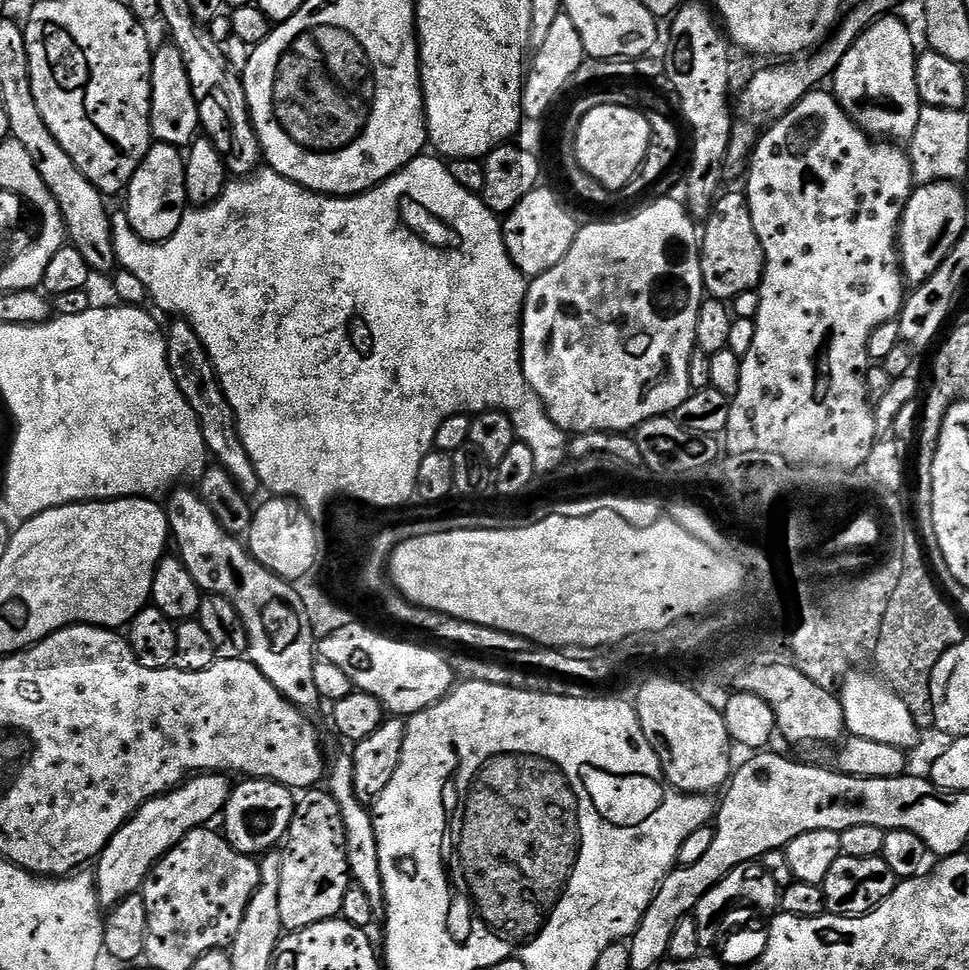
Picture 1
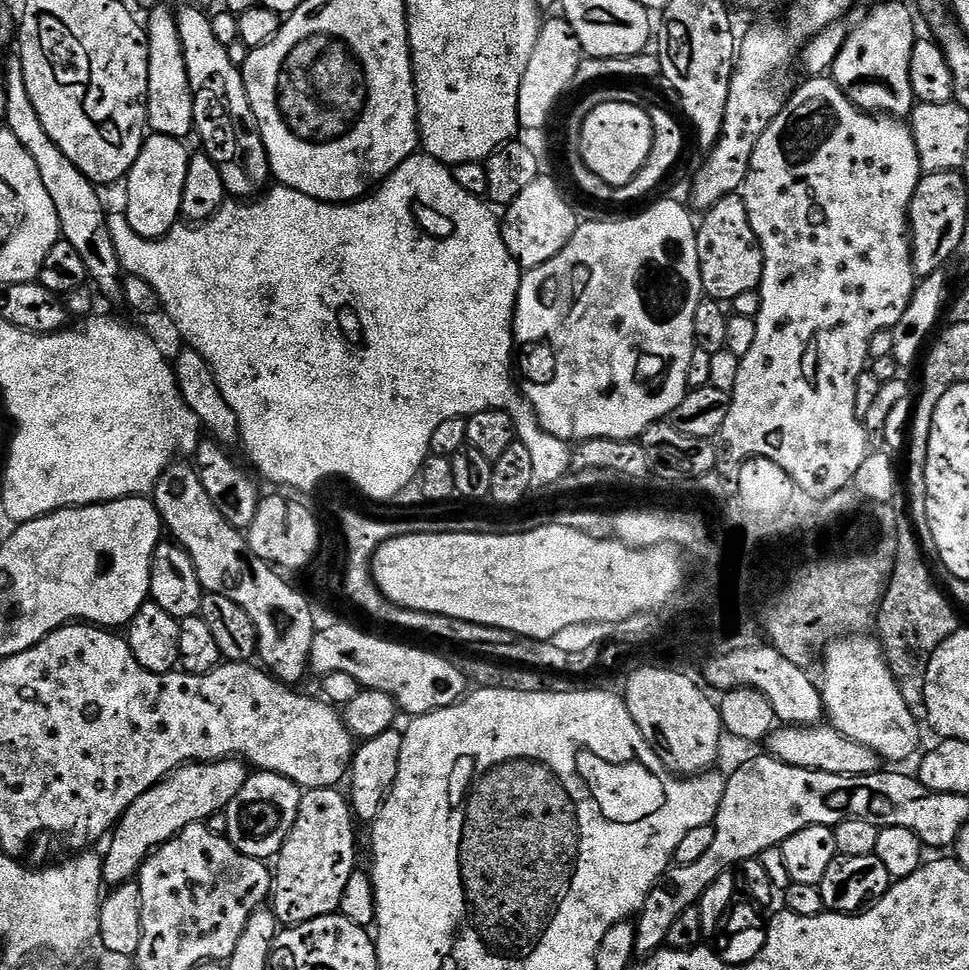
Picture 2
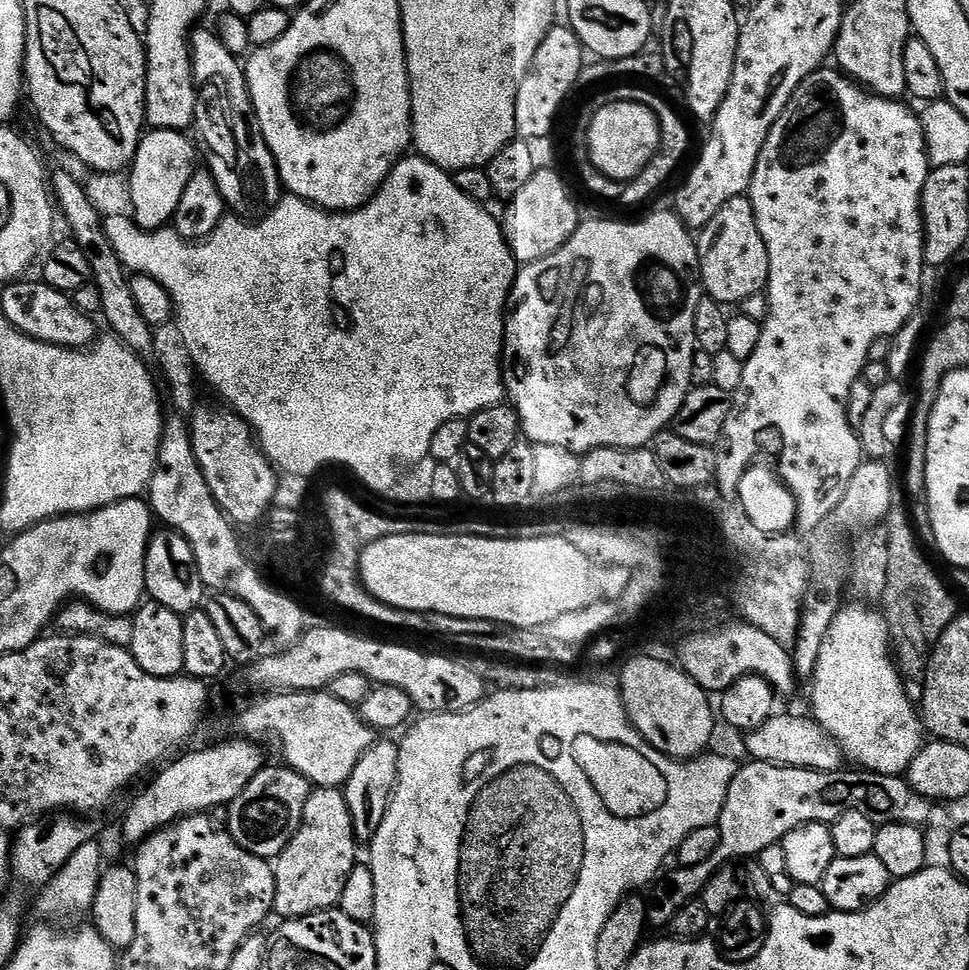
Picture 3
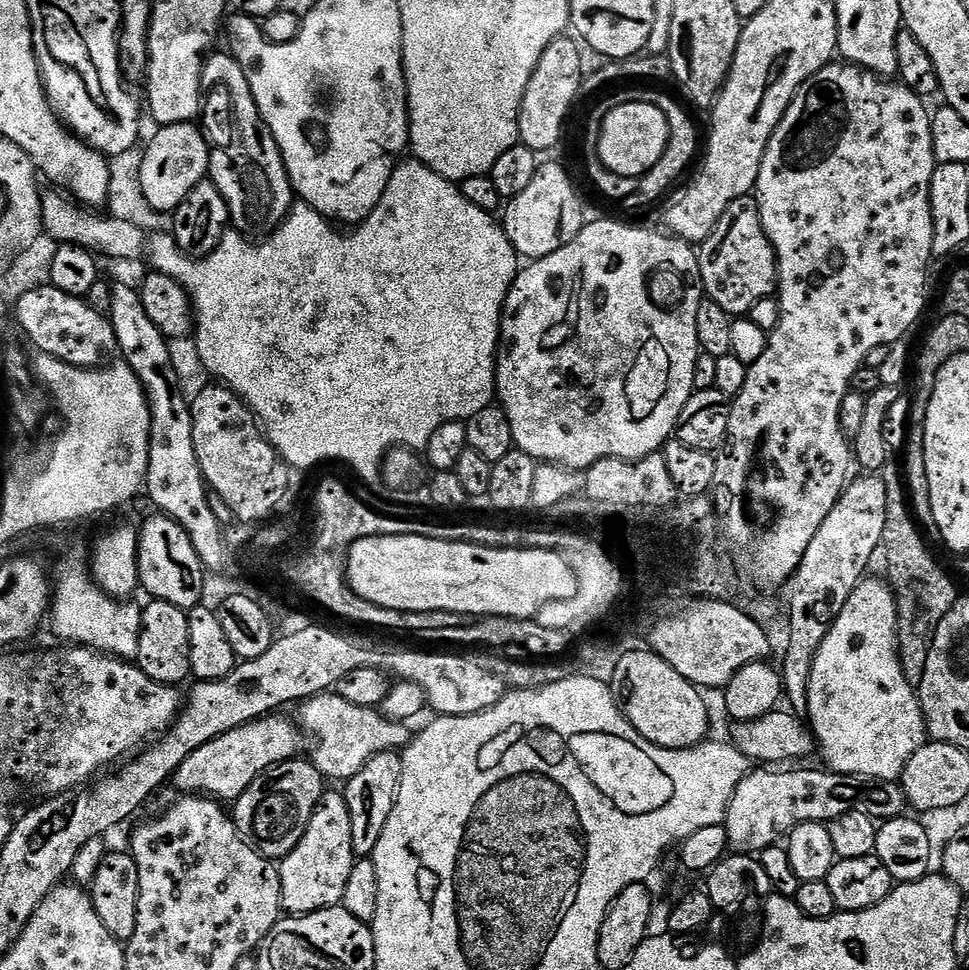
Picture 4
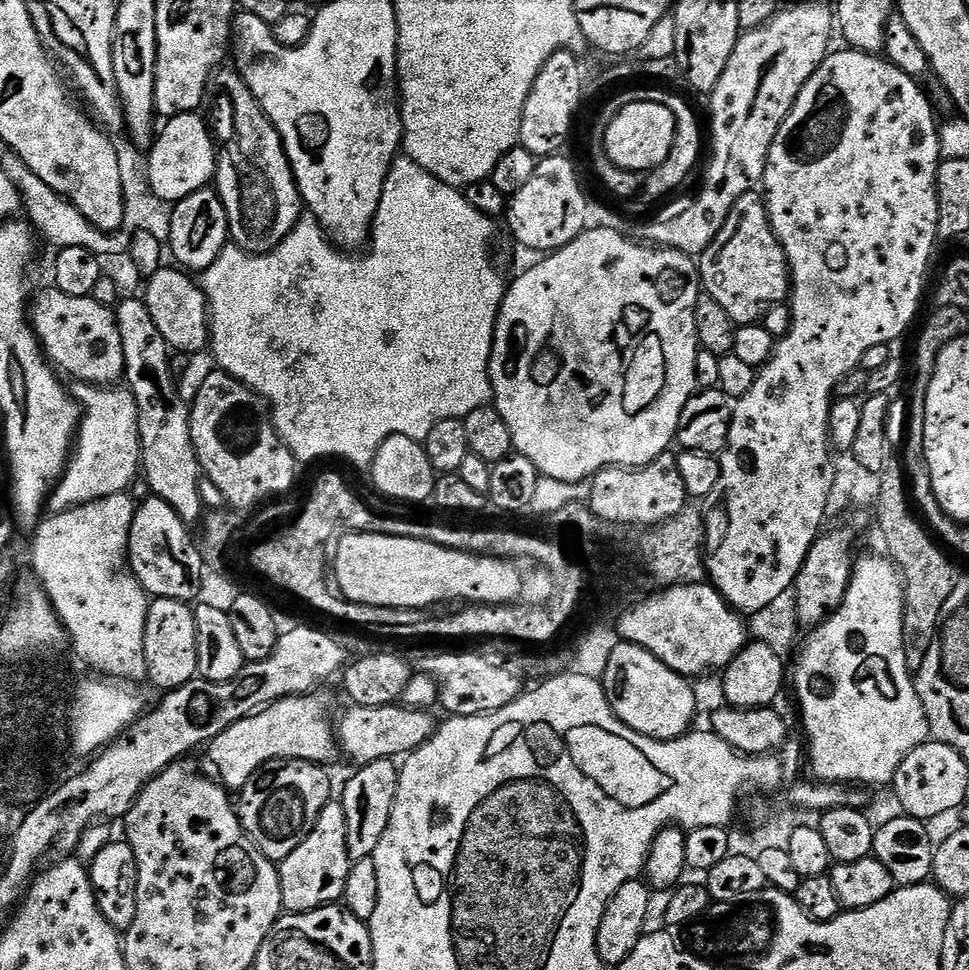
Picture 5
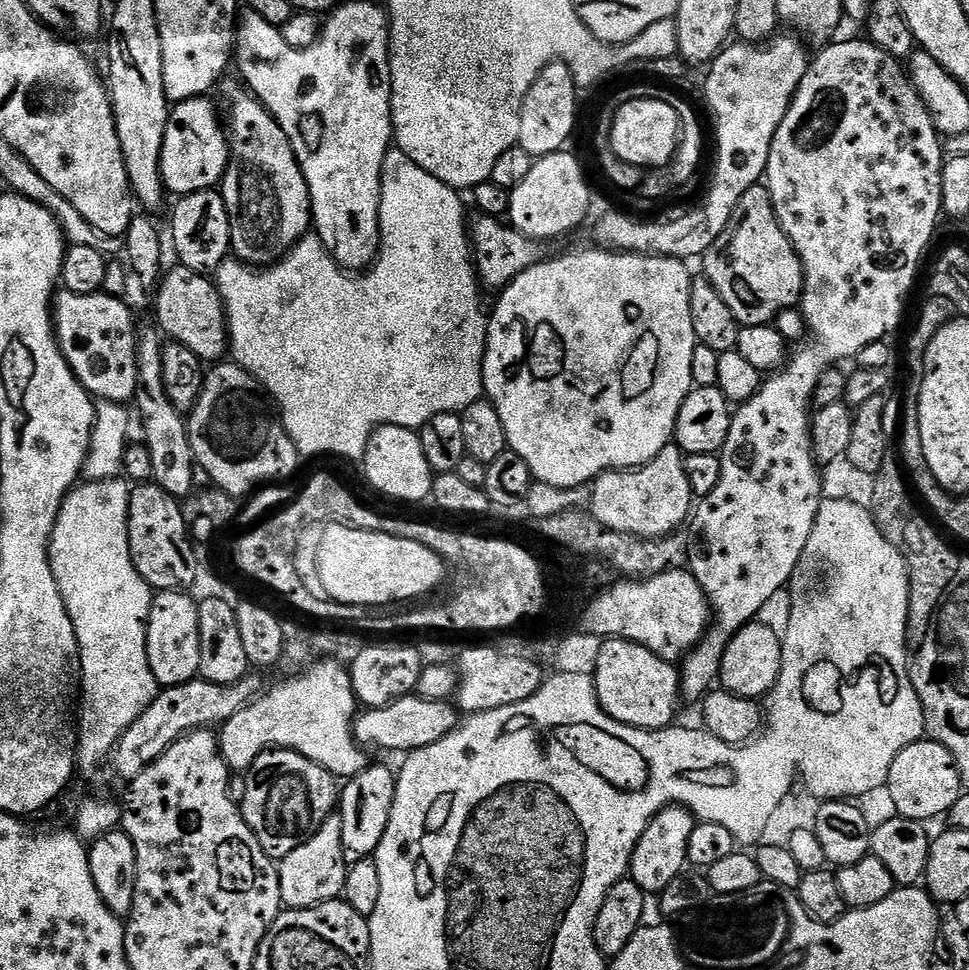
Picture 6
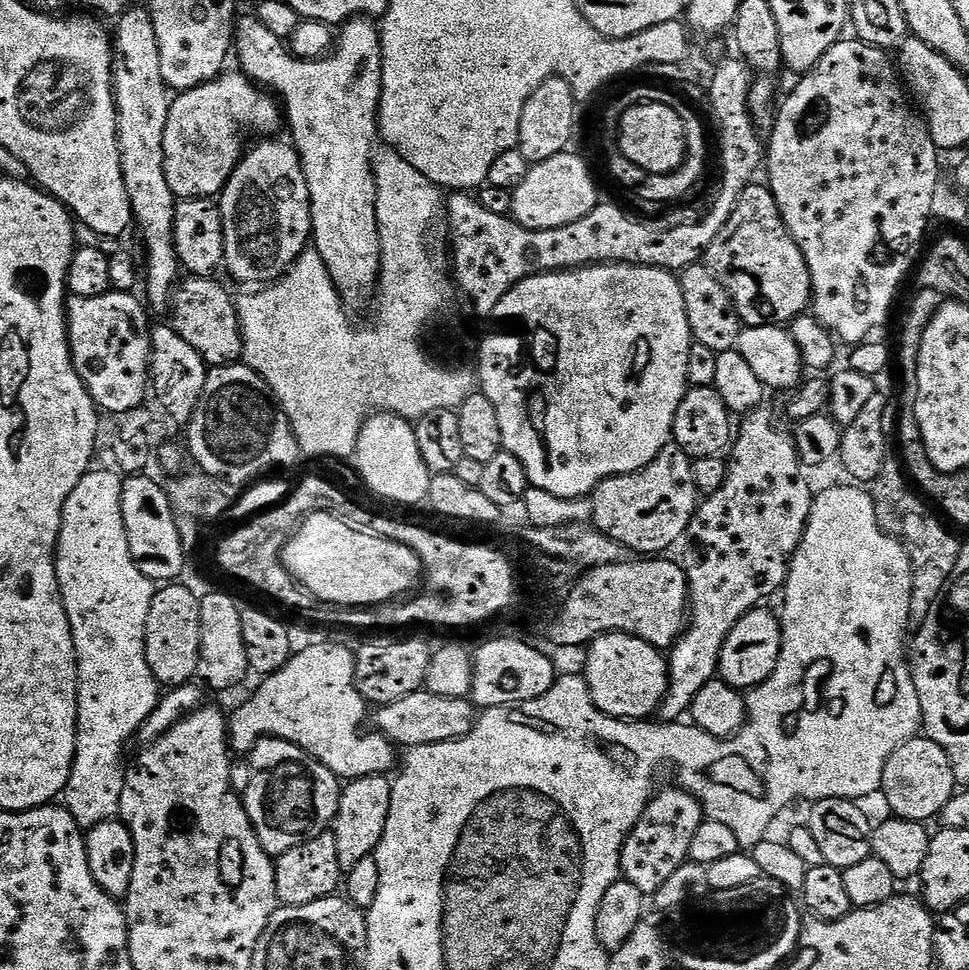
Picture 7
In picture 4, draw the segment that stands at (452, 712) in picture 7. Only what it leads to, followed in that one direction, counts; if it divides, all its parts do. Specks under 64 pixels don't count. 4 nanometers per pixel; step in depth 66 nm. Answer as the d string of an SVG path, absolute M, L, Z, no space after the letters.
M329 690L299 701L299 708L299 727L316 739L316 749L310 753L310 759L325 781L350 781L370 758L408 746L410 731L407 723L386 718L383 712L374 708L354 706L354 702L346 702L346 698L337 696L335 691Z

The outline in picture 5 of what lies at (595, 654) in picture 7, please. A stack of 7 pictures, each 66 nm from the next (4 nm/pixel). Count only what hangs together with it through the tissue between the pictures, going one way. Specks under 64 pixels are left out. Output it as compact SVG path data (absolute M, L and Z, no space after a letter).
M622 642L610 654L602 677L604 693L614 714L630 730L638 730L646 738L677 740L688 735L696 716L696 692L685 677L666 666L650 650L637 644Z

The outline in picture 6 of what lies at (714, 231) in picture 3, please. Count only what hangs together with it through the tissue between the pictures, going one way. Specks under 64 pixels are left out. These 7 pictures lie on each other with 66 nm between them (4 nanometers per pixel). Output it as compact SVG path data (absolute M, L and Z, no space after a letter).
M763 183L750 186L742 194L742 202L730 214L726 230L718 234L714 246L702 257L703 279L708 280L722 294L730 314L743 327L771 325L778 314L796 308L804 295L804 267L776 220L772 195Z

